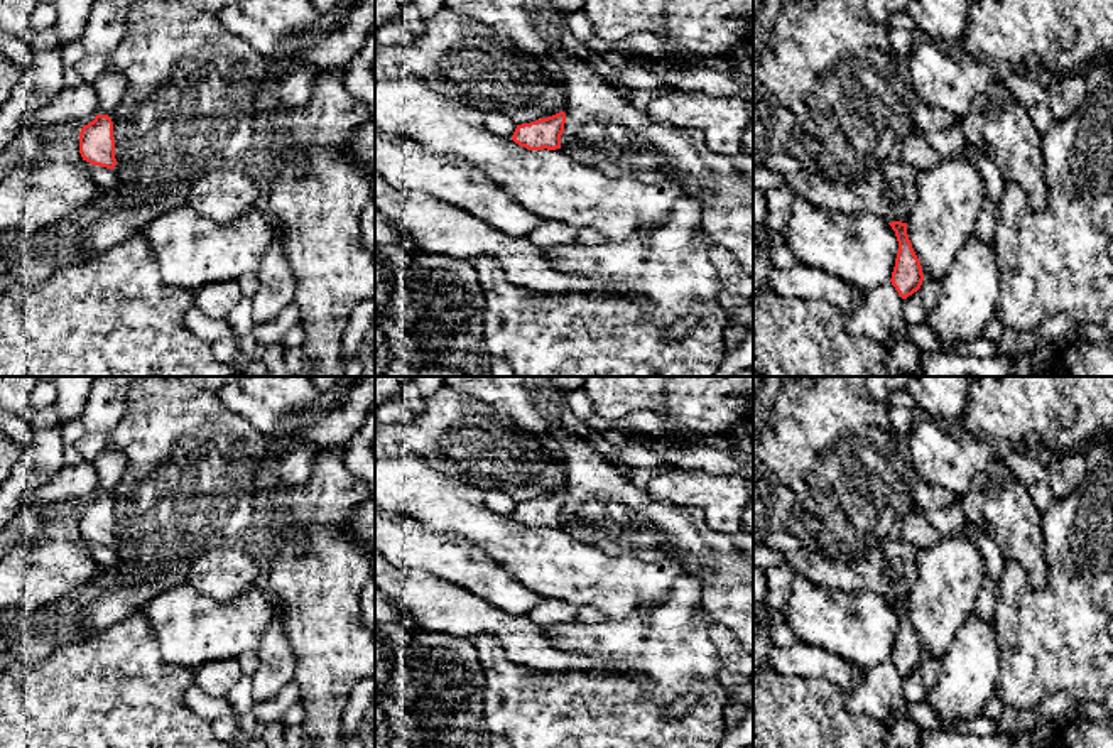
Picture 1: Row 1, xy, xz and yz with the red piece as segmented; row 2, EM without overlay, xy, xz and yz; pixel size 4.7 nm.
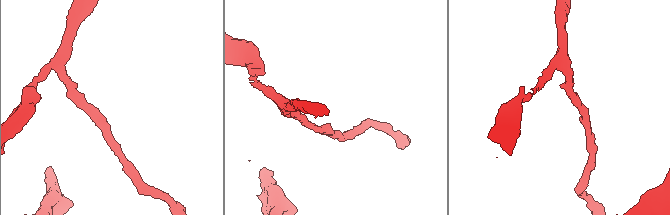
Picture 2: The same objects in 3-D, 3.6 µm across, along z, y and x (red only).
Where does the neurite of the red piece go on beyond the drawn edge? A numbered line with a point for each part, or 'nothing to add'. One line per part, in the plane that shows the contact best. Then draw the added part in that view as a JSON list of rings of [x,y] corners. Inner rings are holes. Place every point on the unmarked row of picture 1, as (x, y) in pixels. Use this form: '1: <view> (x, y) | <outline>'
nothing to add

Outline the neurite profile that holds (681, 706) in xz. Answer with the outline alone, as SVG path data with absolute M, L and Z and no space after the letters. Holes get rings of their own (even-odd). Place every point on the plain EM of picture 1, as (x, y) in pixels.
M692 692L677 699L672 706L667 707L667 718L681 718L684 716L696 702L699 701L699 694Z

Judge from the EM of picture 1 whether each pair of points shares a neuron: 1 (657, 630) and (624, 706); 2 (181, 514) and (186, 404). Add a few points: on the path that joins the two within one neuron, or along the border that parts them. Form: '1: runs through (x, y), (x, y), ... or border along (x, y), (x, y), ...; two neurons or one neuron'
1: runs through (657, 652), (657, 682), (646, 694); one neuron
2: runs through (183, 487), (183, 431); one neuron

